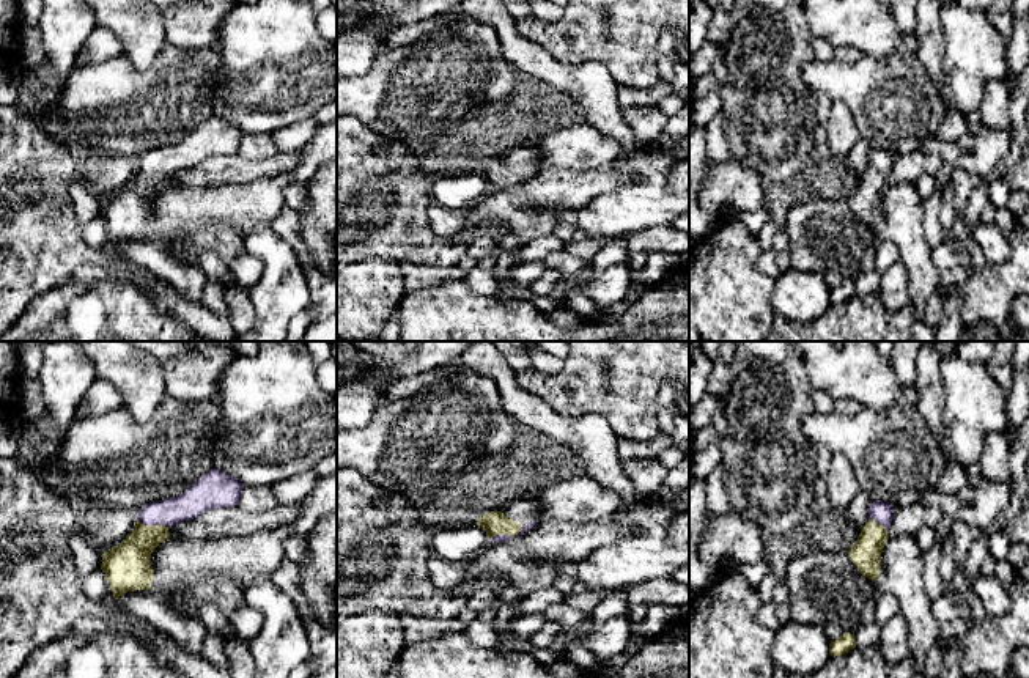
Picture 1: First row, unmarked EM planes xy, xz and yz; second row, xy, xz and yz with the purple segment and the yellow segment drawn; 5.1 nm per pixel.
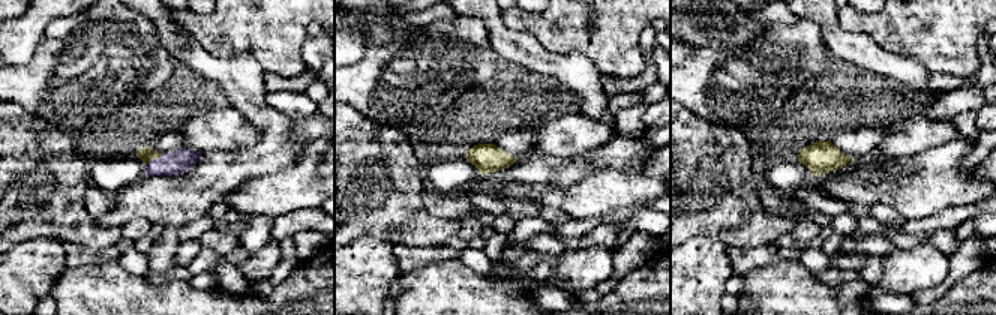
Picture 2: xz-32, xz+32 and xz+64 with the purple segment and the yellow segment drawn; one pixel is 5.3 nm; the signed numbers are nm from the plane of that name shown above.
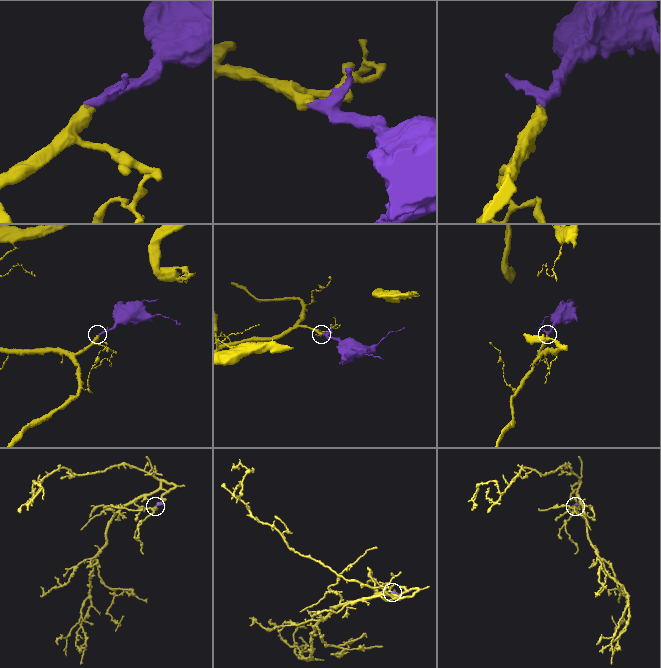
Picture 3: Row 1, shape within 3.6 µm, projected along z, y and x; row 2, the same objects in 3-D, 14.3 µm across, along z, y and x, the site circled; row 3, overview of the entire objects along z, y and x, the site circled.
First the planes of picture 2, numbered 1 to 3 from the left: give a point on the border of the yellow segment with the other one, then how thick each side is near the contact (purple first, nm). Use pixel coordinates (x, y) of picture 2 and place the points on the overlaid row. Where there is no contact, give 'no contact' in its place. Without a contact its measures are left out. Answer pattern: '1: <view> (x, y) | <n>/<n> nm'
1: xz-32 (153, 159) | 130/80 nm
2: no contact
3: no contact

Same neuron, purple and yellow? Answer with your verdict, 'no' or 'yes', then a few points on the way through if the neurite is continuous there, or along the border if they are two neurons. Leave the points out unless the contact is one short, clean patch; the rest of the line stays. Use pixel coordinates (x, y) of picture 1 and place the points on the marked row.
yes | across xz (499, 538), (507, 535), (496, 523)

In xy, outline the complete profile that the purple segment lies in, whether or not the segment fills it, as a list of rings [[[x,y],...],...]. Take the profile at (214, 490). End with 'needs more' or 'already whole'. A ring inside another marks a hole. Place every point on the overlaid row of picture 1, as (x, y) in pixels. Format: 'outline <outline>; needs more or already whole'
outline [[[214,467],[179,496],[142,507],[126,540],[102,554],[101,569],[113,598],[134,590],[149,590],[151,554],[170,536],[168,529],[208,510],[238,505],[242,488],[238,478]]]; needs more

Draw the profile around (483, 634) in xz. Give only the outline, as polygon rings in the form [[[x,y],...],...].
[[[475,618],[467,625],[464,632],[480,648],[497,650],[500,647],[497,628],[492,621]]]

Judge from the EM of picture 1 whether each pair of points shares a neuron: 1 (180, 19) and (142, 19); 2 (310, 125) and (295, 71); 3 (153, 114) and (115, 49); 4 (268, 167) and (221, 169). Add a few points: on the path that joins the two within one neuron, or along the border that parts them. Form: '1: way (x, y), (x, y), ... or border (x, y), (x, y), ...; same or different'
1: border (162, 16), (165, 43); different
2: border (310, 117), (274, 131); different
3: border (123, 54), (98, 63), (82, 65); different
4: way (257, 169), (232, 169); same

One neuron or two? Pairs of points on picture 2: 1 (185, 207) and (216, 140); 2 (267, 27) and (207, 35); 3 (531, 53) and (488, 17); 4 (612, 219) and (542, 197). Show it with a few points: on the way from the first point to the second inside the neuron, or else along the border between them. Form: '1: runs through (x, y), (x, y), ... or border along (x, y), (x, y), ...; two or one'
1: border along (246, 147), (201, 153); two
2: runs through (252, 27), (233, 27), (222, 33); one
3: runs through (521, 48), (498, 27); one
4: border along (635, 207), (618, 207), (597, 216), (572, 219); two

